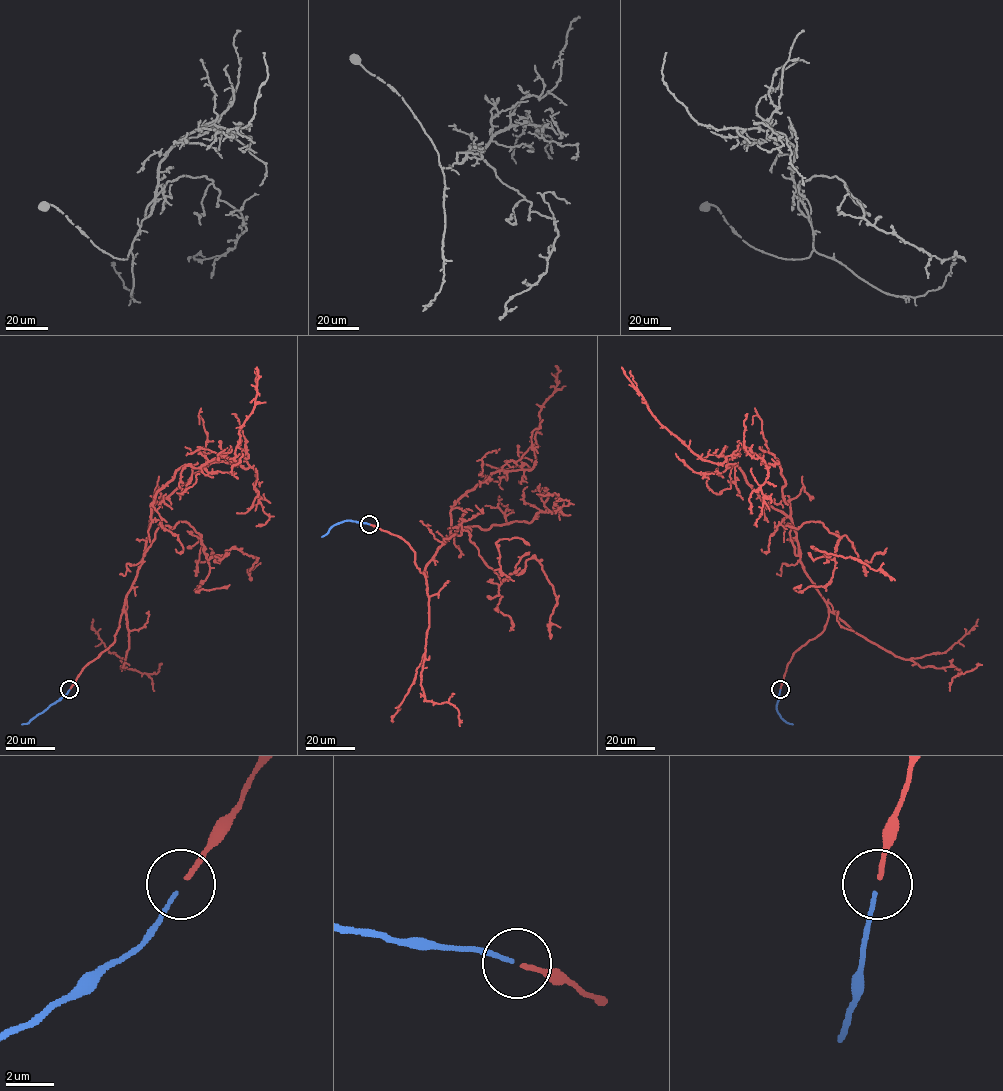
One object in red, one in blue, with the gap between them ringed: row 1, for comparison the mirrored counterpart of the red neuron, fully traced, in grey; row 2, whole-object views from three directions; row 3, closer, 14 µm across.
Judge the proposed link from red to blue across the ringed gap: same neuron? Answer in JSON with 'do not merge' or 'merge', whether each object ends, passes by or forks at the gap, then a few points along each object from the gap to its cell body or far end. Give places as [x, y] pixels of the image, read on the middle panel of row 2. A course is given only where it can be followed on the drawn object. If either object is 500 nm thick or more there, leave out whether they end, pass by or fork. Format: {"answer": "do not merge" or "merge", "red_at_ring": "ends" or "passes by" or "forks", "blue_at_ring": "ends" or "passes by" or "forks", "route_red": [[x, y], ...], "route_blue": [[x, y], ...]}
{"answer": "merge", "red_at_ring": "ends", "blue_at_ring": "ends", "route_red": [[370, 524], [403, 539], [423, 572], [448, 540], [456, 502], [493, 473], [534, 466], [555, 365]], "route_blue": [[369, 524], [344, 521], [321, 537]]}

